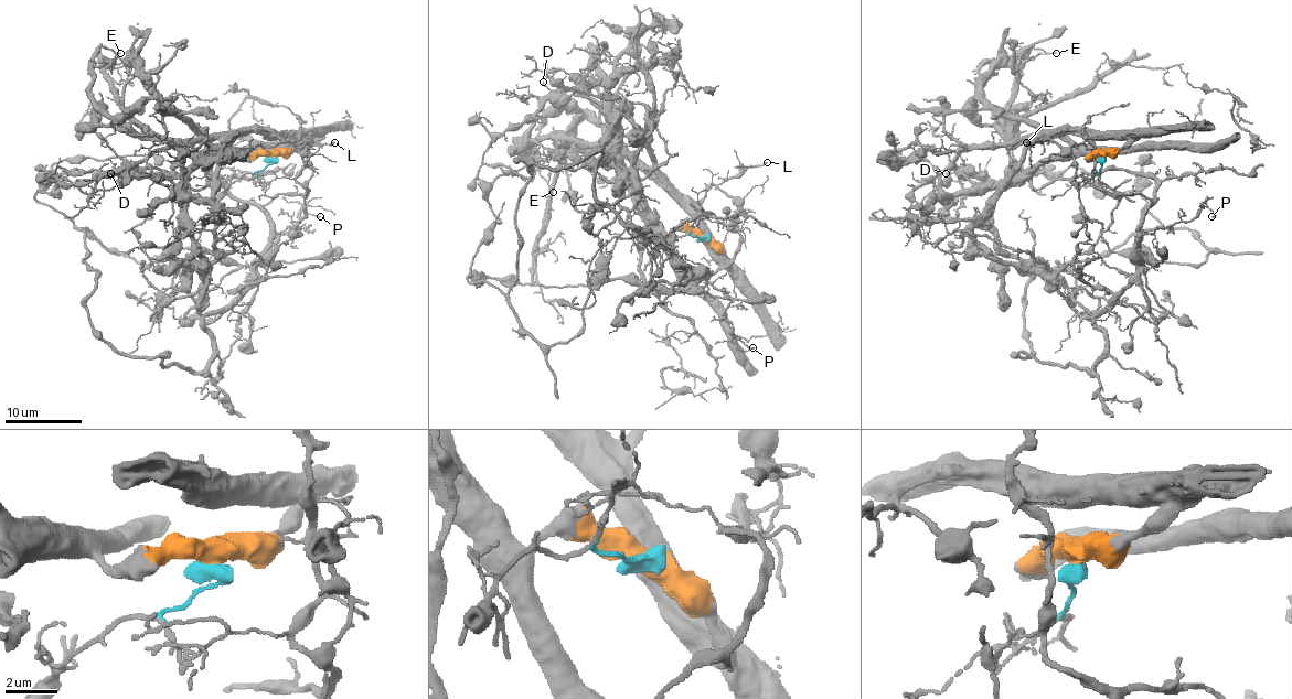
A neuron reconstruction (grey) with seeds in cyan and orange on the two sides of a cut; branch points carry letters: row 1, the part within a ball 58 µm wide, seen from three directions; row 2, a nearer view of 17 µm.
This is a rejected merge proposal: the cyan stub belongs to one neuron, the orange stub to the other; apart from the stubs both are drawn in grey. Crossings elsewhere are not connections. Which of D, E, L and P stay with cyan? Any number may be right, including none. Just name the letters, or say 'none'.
P

